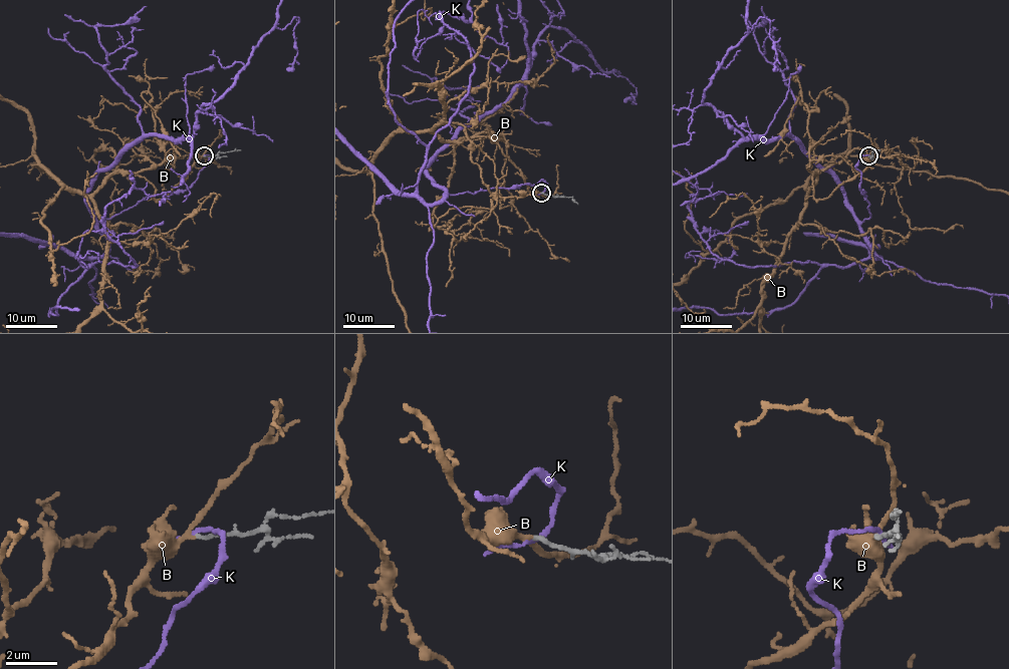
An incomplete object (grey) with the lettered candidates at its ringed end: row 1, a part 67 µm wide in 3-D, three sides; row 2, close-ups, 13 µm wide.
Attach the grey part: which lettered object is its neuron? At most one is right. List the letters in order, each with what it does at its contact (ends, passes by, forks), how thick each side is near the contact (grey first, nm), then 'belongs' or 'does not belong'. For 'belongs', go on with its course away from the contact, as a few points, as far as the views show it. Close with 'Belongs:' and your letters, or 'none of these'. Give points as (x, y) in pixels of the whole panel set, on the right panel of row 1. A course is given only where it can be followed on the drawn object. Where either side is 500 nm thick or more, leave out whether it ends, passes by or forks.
B: it passes by; 150 nm thick on the grey side, 200 nm on the other; belongs
K: it passes by; 150 nm thick on the grey side, 140 nm on the other; does not belong
Belongs: B

